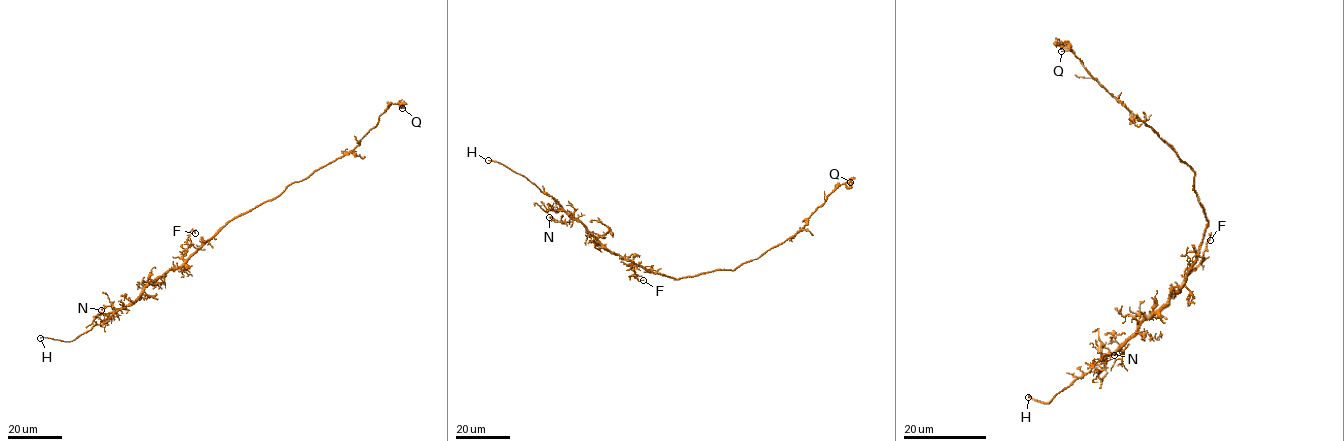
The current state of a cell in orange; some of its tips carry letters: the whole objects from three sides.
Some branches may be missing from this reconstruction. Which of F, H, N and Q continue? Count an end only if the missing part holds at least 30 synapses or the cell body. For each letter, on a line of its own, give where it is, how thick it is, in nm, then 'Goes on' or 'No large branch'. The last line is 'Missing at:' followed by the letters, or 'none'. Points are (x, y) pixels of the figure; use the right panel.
F: Place: (1210, 240). Thickness 100 nm. No large branch
H: Place: (1028, 397). Thickness 200 nm. Goes on
N: Place: (1114, 355). Thickness 170 nm. No large branch
Q: Place: (1061, 51). Thickness 170 nm. No large branch
Missing at: H

